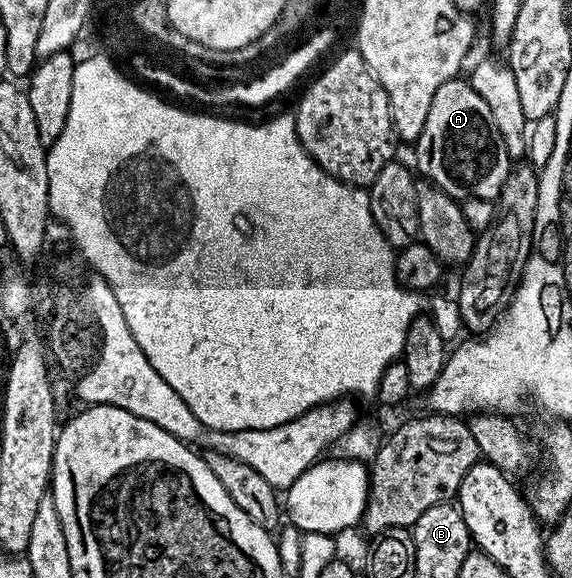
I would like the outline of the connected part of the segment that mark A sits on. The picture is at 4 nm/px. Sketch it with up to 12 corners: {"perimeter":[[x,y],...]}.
{"perimeter":[[469,81],[436,88],[417,173],[497,199],[512,160]]}

